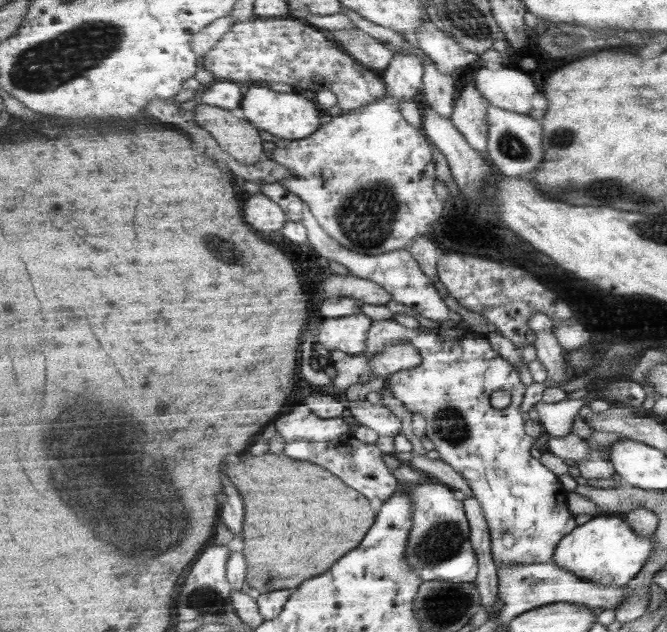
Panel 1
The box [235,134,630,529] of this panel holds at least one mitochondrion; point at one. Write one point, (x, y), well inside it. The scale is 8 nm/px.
(367, 217)

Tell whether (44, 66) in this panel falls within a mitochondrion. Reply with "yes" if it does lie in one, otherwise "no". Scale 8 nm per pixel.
yes

